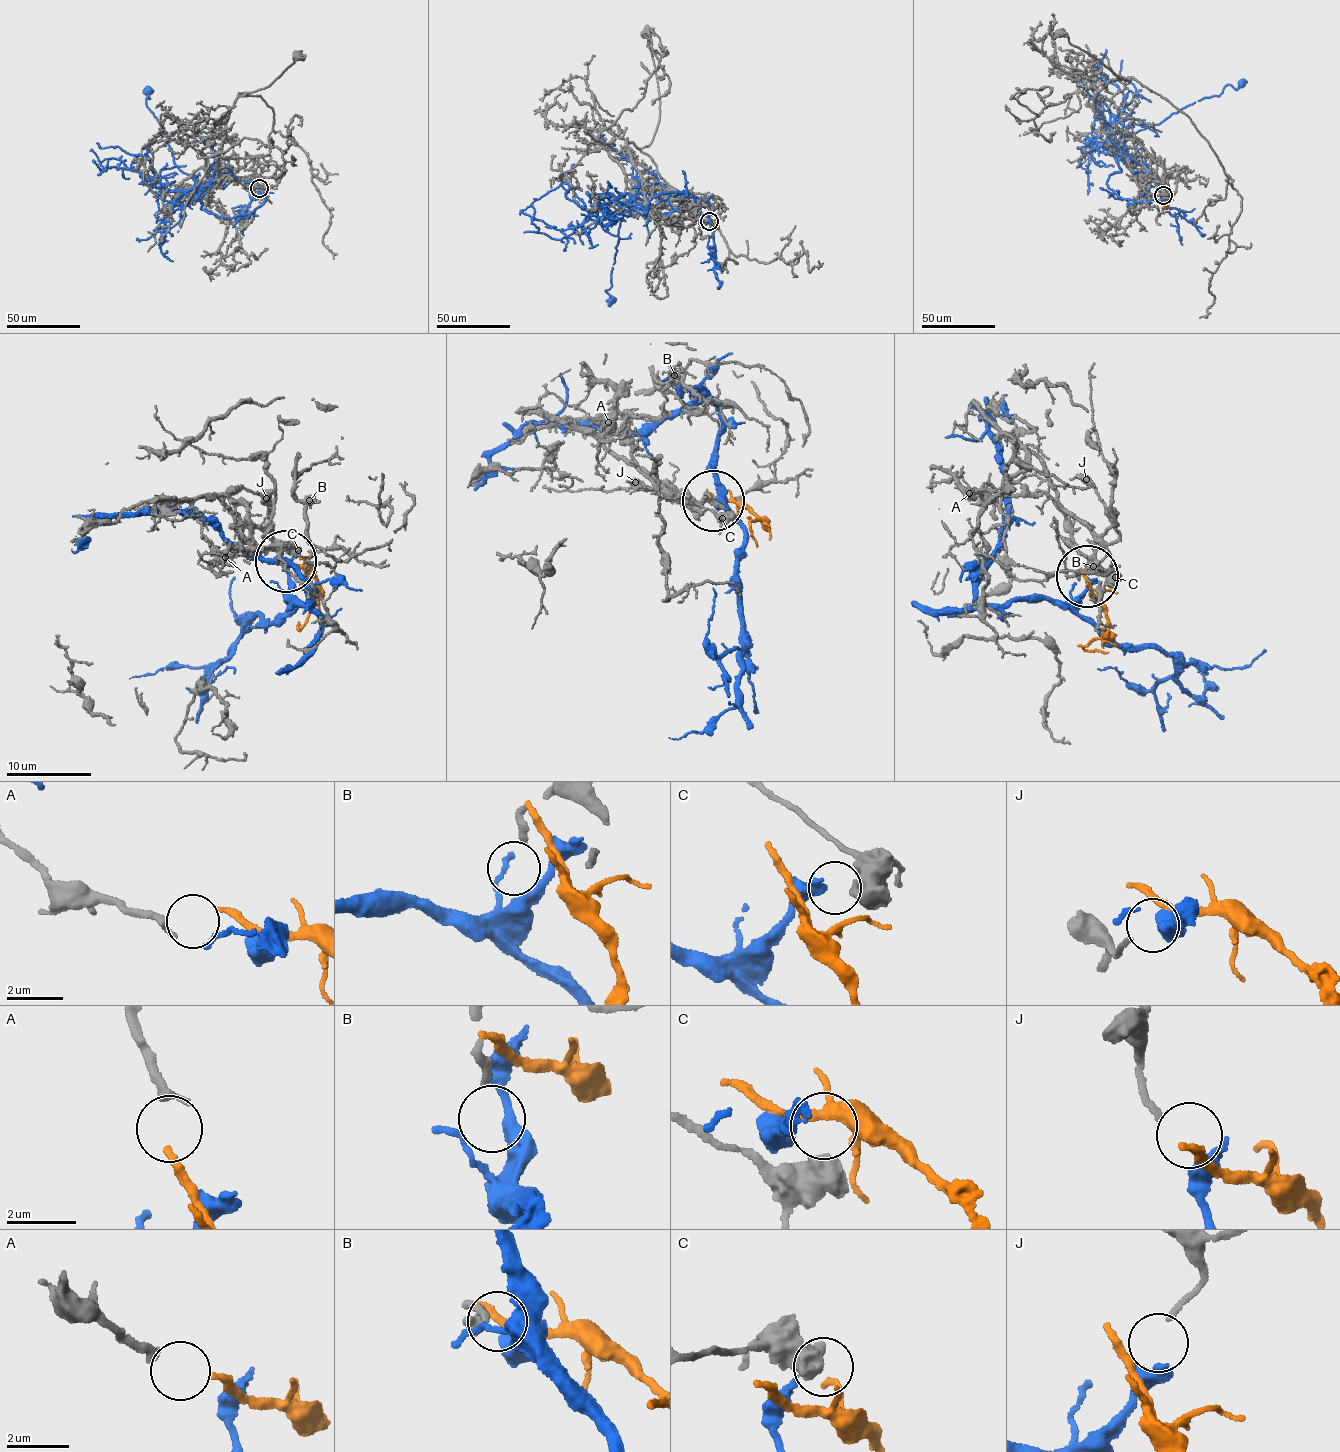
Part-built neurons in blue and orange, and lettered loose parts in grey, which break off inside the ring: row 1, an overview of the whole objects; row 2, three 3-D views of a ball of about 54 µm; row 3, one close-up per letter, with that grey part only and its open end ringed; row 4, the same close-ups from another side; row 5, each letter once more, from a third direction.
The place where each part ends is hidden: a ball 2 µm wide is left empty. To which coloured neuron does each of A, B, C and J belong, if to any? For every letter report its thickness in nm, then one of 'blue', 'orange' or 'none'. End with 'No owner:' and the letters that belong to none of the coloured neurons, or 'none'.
A: 320 nm thick; orange
B: 240 nm thick; none
C: 550 nm thick; none
J: 170 nm thick; blue
No owner: B, C

